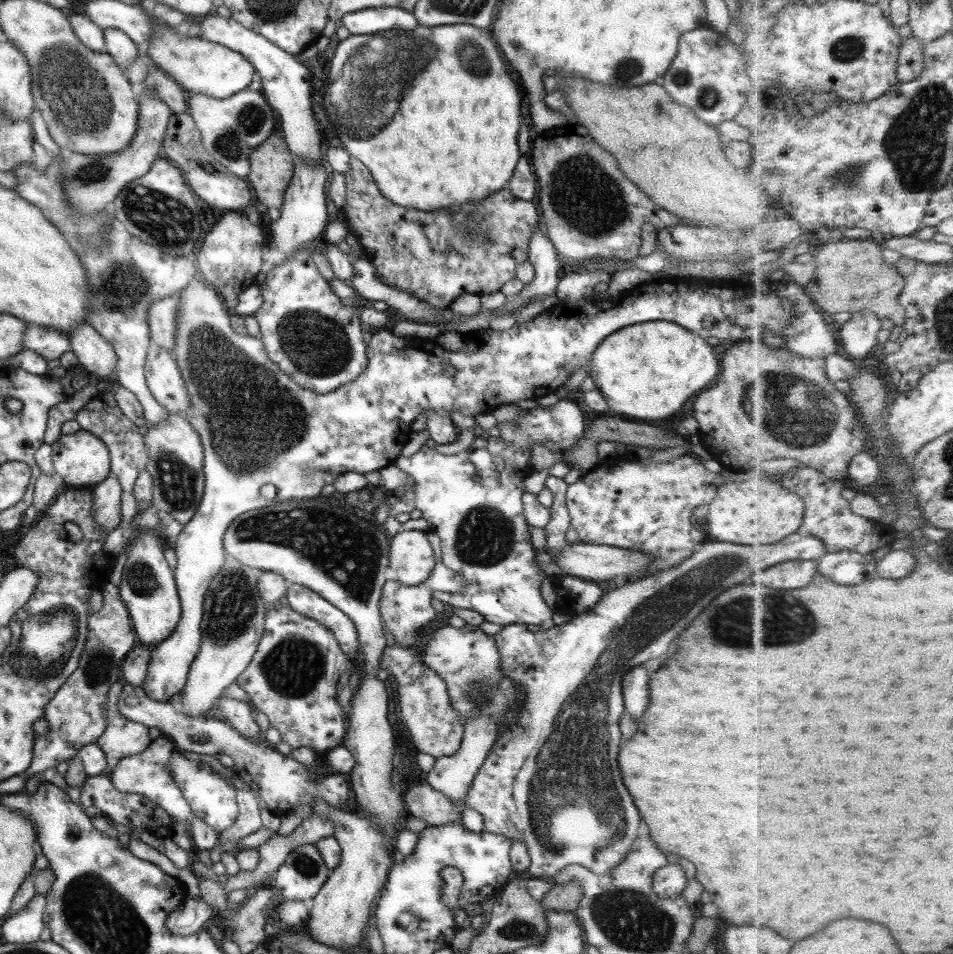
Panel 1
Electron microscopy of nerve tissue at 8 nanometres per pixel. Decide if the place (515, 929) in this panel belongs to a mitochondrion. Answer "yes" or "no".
yes

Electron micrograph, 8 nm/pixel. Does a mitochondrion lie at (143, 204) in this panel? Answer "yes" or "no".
yes

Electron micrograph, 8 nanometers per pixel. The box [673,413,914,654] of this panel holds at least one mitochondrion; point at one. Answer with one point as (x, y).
(772, 619)

